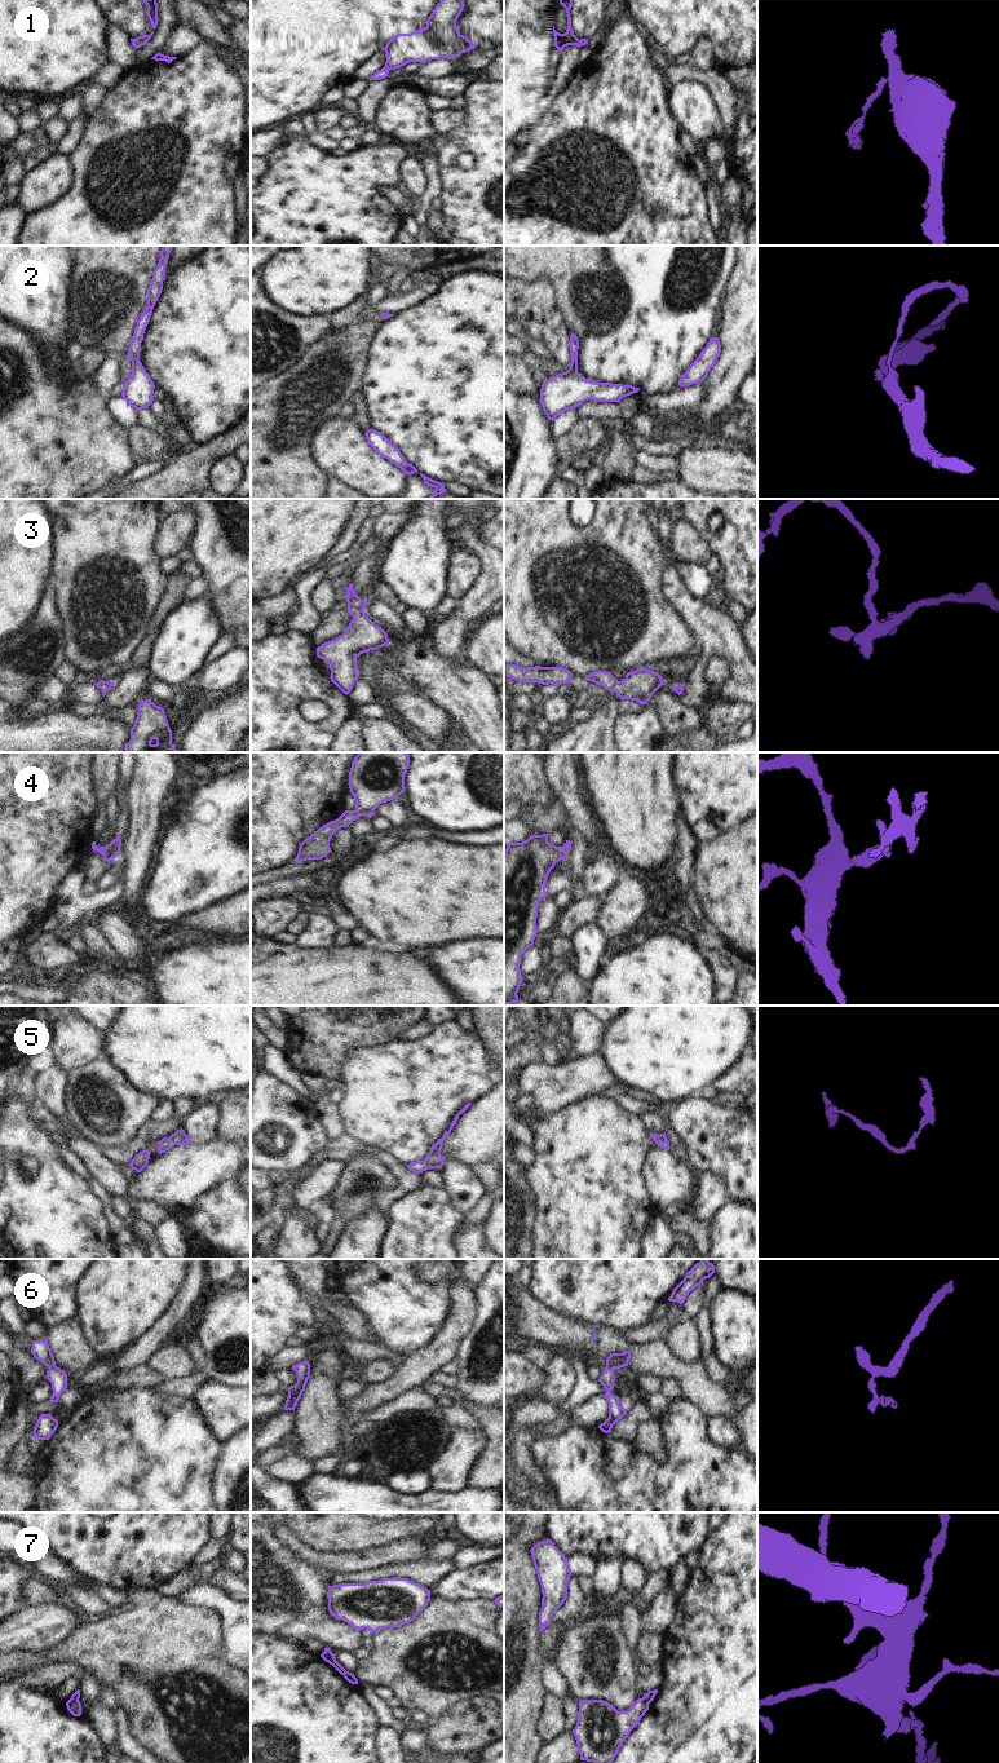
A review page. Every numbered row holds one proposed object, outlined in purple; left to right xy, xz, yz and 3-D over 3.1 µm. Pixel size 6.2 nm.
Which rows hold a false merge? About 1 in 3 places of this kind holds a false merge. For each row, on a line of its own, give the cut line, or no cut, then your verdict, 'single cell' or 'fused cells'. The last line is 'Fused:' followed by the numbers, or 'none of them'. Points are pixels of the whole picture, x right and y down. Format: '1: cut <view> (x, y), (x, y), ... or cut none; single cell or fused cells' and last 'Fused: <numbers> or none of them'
1: cut none; single cell
2: cut none; single cell
3: cut none; single cell
4: cut none; single cell
5: cut none; single cell
6: cut none; single cell
7: cut yz (642, 1697), (648, 1704); fused cells
Fused: 7

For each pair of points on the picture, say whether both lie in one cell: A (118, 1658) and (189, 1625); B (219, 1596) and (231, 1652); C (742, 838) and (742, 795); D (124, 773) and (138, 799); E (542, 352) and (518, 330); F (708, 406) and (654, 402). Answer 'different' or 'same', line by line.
A: same
B: same
C: different
D: different
E: same
F: different

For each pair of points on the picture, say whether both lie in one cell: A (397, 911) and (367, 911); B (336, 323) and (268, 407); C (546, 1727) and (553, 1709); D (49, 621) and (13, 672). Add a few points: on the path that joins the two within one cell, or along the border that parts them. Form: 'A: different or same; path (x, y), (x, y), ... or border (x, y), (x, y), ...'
A: same; path (389, 911), (375, 911)
B: different; border (357, 317), (337, 328), (331, 327)
C: same; path (549, 1723), (552, 1713)
D: same; path (40, 633), (22, 659)

